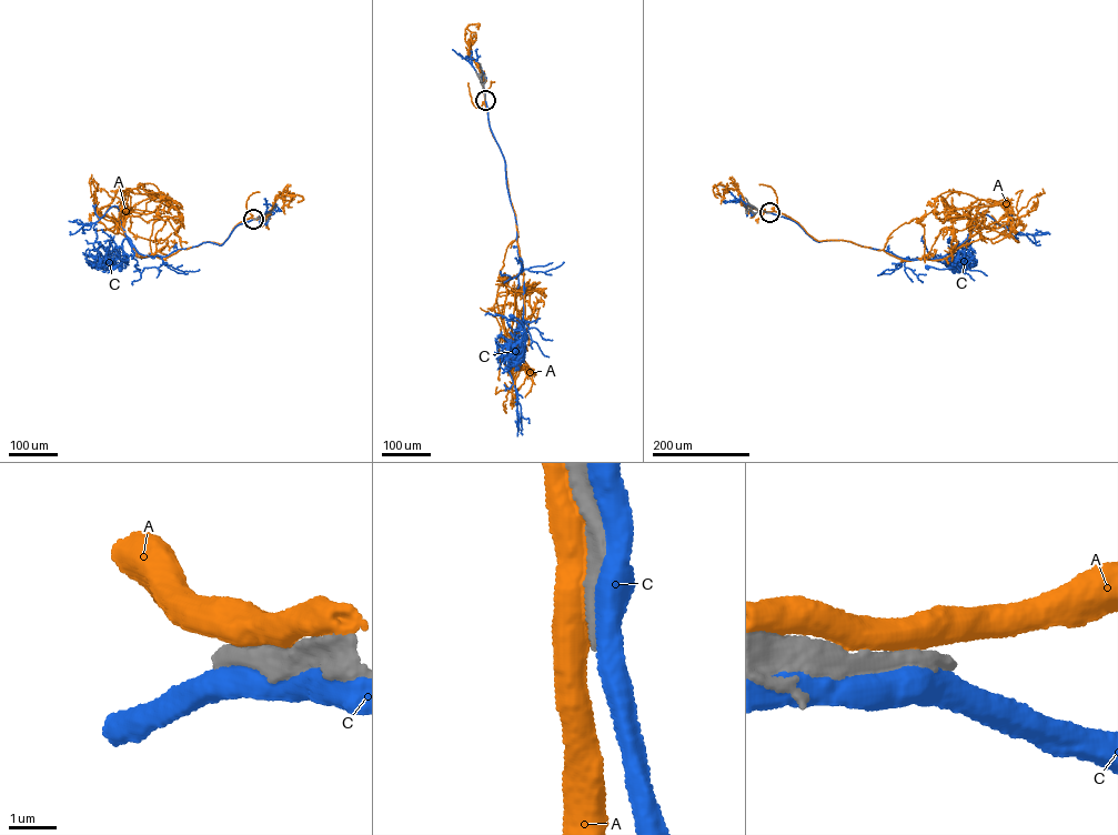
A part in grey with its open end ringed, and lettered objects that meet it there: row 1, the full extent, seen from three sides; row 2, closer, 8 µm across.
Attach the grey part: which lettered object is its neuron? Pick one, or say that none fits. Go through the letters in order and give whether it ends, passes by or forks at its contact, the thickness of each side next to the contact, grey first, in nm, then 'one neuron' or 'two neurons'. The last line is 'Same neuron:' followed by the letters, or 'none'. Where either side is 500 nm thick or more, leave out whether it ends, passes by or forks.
A: 400 nm thick on the grey side, 550 nm on the other; two neurons
C: 400 nm thick on the grey side, 550 nm on the other; two neurons
Same neuron: none

